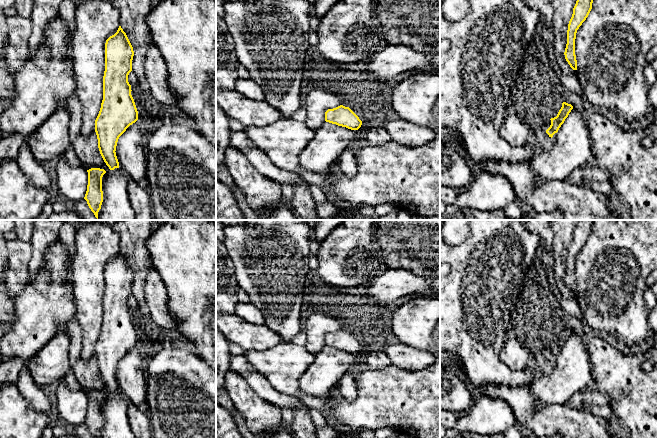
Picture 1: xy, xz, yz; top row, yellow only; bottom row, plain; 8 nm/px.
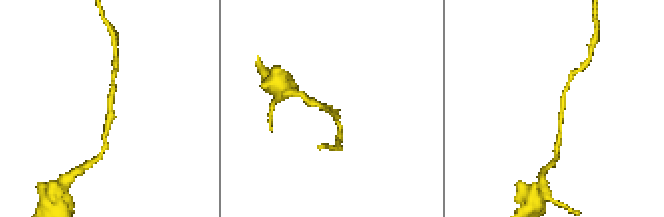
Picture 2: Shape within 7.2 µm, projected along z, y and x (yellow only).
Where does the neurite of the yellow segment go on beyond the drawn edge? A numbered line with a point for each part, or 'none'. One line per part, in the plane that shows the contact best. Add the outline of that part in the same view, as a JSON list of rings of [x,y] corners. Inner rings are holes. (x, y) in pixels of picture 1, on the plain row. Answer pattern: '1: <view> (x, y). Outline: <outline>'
none

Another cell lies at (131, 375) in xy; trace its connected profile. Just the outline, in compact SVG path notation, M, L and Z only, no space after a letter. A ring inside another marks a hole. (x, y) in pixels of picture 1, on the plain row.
M139 345L130 349L119 361L115 375L120 393L135 405L146 403L147 398L146 362Z

